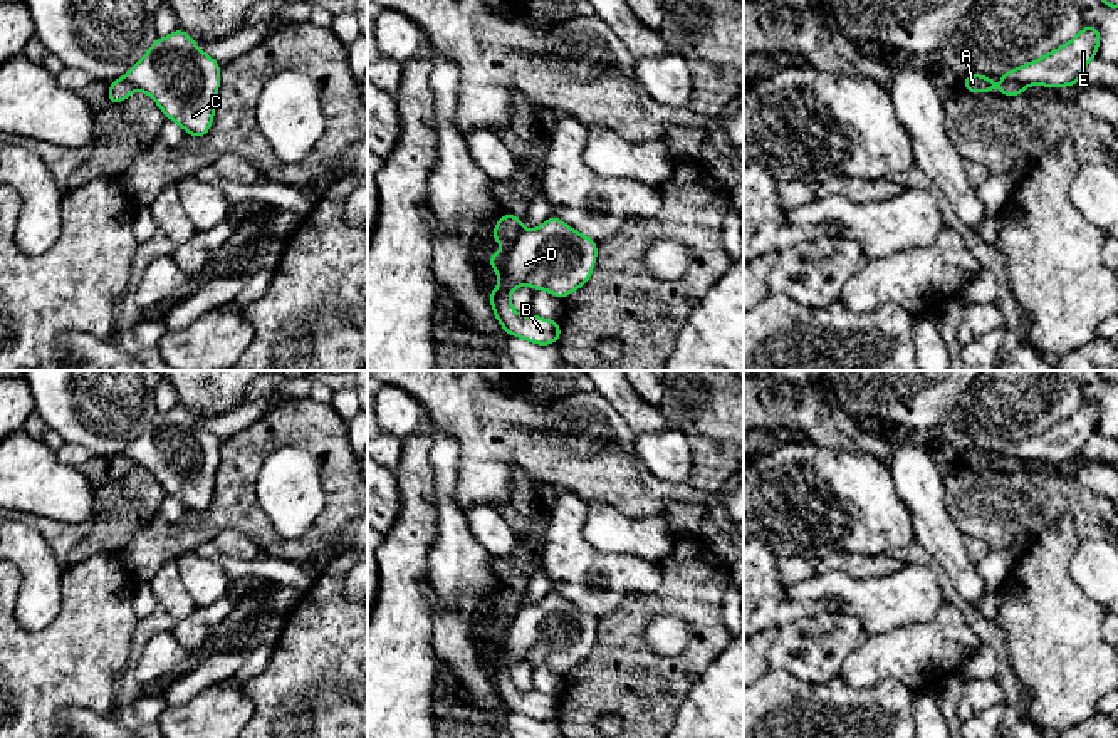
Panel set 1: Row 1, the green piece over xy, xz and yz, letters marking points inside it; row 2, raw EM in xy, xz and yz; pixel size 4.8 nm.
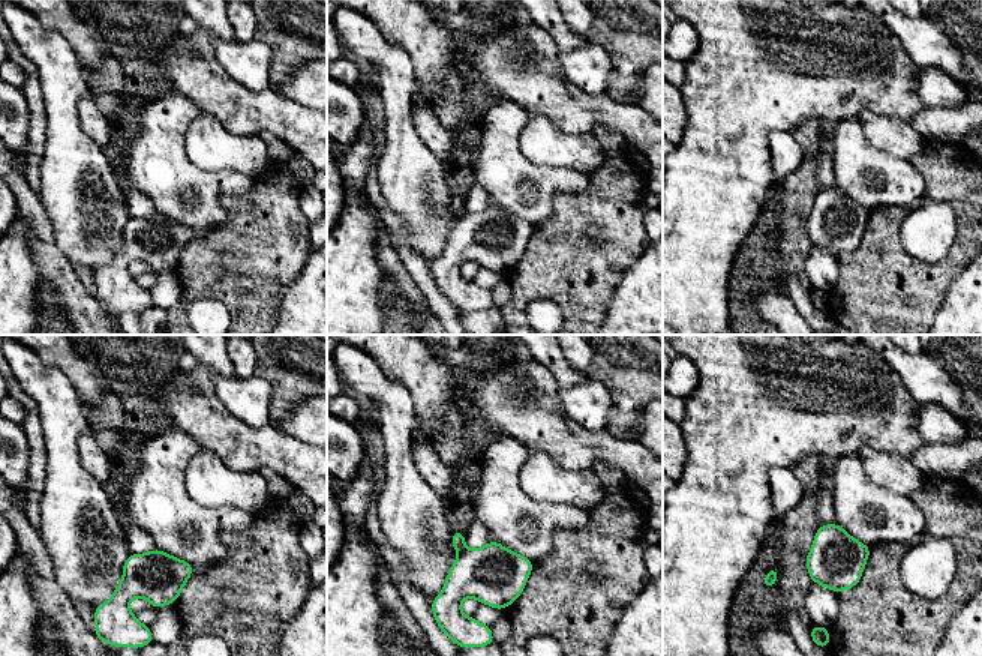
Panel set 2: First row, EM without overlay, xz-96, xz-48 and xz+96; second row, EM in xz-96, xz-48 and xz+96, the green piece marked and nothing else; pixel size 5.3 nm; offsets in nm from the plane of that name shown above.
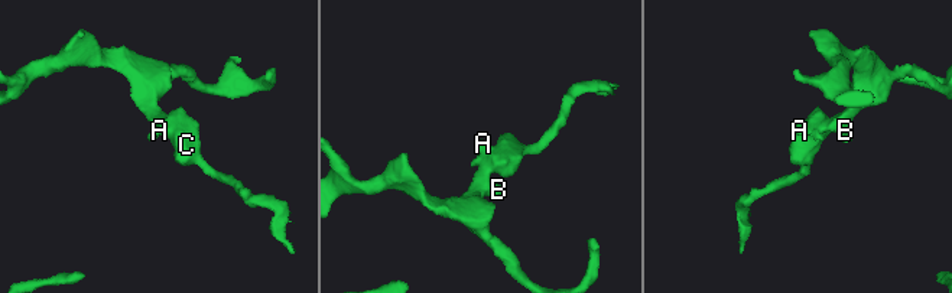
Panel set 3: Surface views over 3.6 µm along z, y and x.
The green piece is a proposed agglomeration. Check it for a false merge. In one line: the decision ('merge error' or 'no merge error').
merge error

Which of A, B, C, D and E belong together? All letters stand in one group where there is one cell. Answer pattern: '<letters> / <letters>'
A / B C D E

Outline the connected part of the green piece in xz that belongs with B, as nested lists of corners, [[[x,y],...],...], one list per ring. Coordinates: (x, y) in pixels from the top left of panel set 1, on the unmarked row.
[[[551,590],[539,604],[522,605],[504,629],[505,639],[499,647],[497,664],[488,668],[495,694],[507,711],[539,721],[559,718],[559,696],[535,689],[519,691],[512,683],[510,668],[529,661],[564,676],[588,659],[596,641],[598,619]]]

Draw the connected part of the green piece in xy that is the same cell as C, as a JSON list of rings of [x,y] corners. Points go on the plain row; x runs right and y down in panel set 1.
[[[180,403],[156,414],[124,455],[151,471],[165,493],[178,498],[186,512],[208,510],[220,463],[220,439]]]

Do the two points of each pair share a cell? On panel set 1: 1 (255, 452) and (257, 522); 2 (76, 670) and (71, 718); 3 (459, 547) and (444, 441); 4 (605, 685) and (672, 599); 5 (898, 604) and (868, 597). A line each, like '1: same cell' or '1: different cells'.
1: same cell
2: different cells
3: same cell
4: same cell
5: same cell

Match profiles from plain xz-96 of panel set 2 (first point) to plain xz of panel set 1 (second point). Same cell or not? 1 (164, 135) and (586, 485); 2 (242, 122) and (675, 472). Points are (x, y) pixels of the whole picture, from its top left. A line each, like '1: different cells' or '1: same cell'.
1: different cells
2: different cells

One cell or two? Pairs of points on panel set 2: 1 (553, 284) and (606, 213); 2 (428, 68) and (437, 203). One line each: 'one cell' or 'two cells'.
1: one cell
2: two cells

